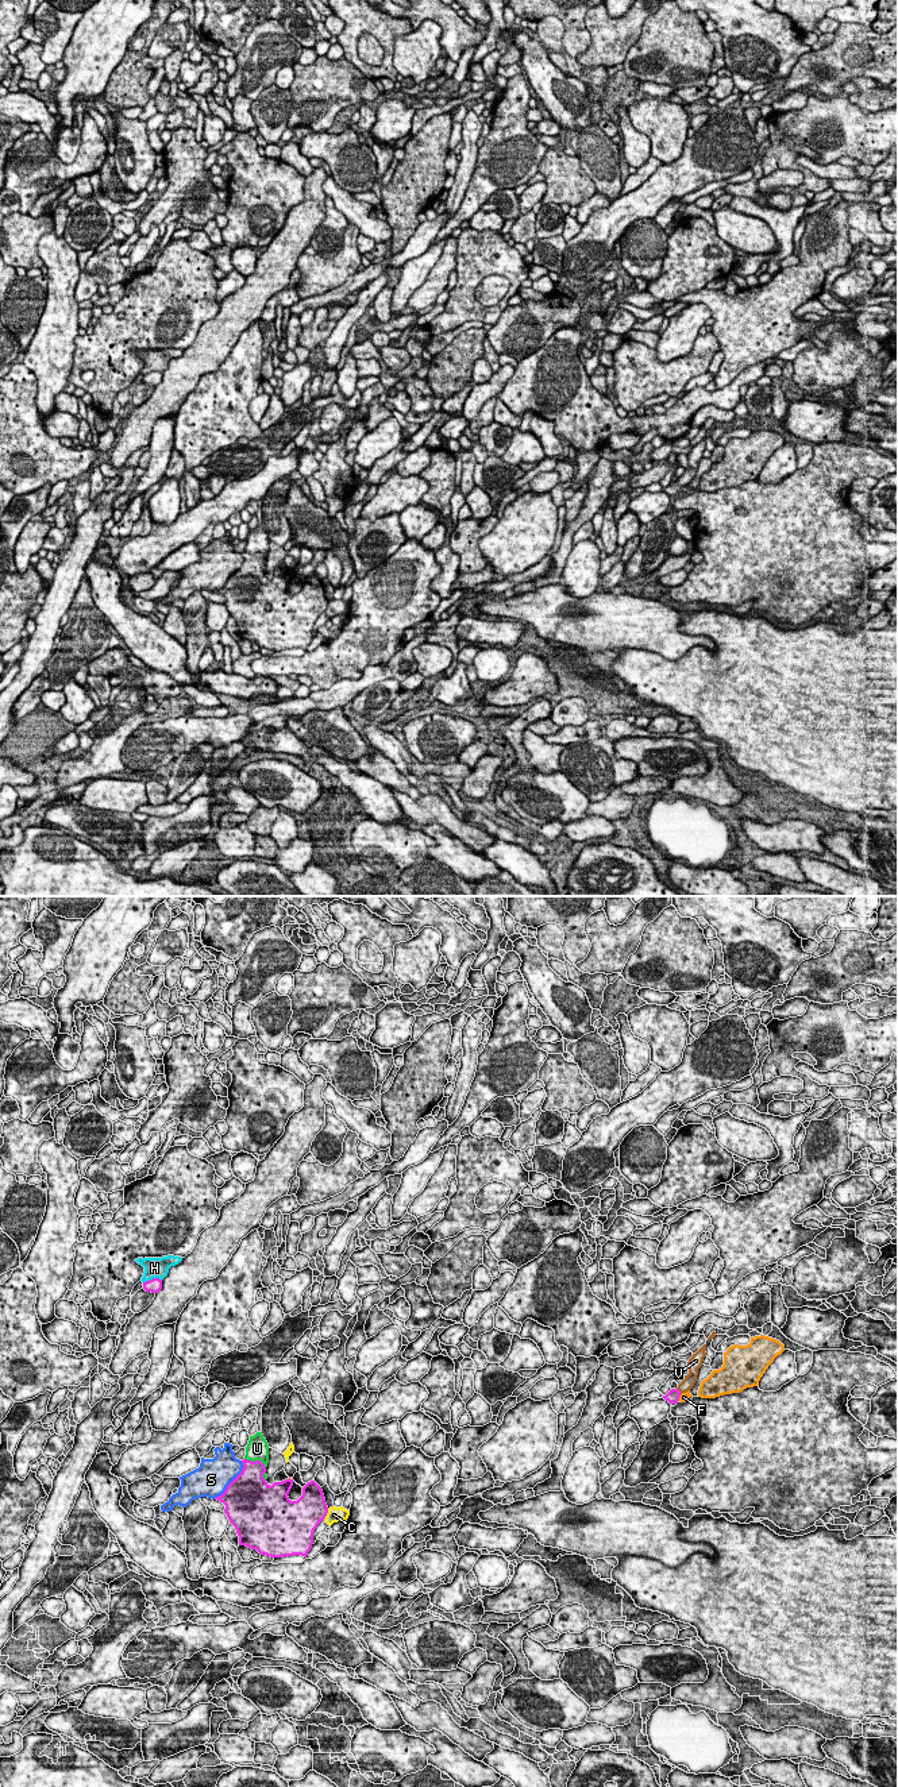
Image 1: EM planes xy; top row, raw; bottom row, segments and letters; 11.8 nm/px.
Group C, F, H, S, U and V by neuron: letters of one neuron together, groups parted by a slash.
C / F / H / S / U / V

